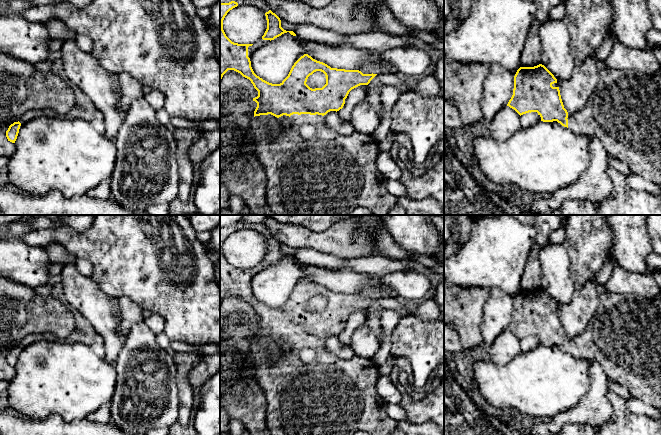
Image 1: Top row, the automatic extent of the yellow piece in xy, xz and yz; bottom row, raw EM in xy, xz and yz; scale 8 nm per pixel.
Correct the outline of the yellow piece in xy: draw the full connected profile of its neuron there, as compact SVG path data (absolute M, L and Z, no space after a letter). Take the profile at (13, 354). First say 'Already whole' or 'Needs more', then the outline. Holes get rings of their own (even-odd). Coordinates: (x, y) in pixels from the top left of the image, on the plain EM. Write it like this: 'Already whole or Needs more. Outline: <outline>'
Already whole. Outline: M19 345L14 346L9 350L8 354L6 355L6 361L8 365L15 367L19 357L20 350L21 350L21 347Z

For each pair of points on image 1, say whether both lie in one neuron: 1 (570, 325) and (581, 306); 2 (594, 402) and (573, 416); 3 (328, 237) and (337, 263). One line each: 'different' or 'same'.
1: same
2: same
3: different

